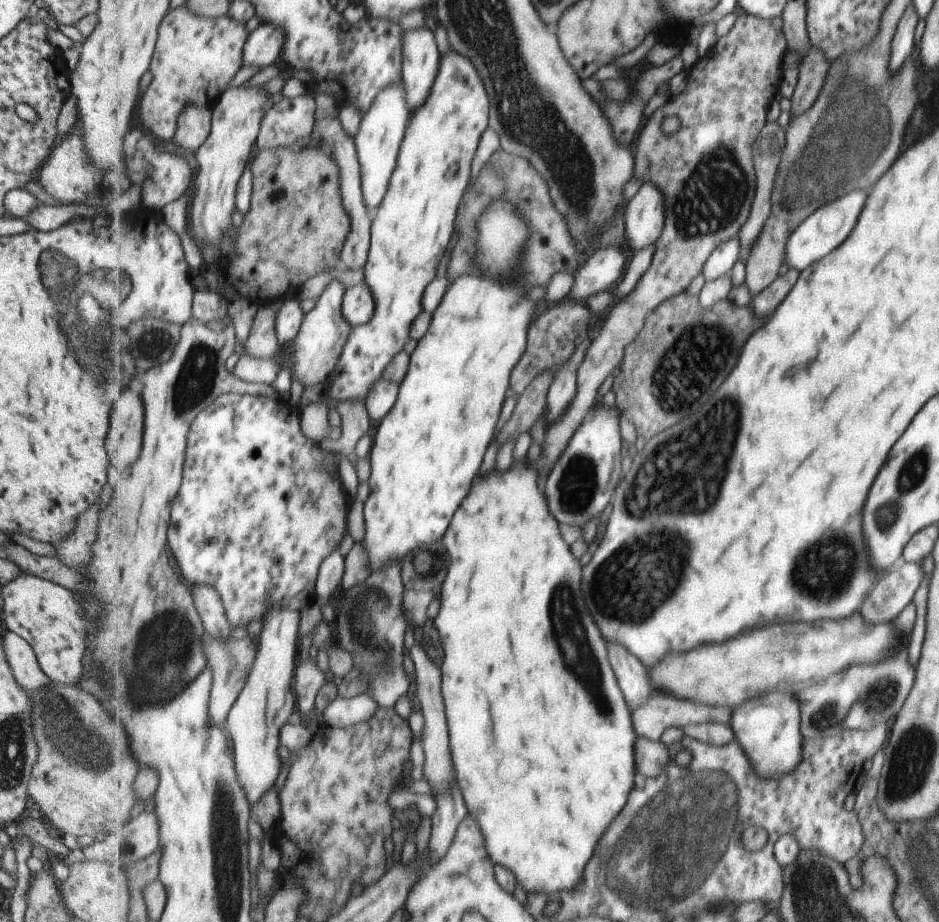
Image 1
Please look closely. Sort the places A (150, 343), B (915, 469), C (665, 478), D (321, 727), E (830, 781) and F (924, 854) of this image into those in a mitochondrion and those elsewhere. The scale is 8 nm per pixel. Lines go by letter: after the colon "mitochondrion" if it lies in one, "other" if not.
A: mitochondrion
B: mitochondrion
C: mitochondrion
D: other
E: other
F: mitochondrion

